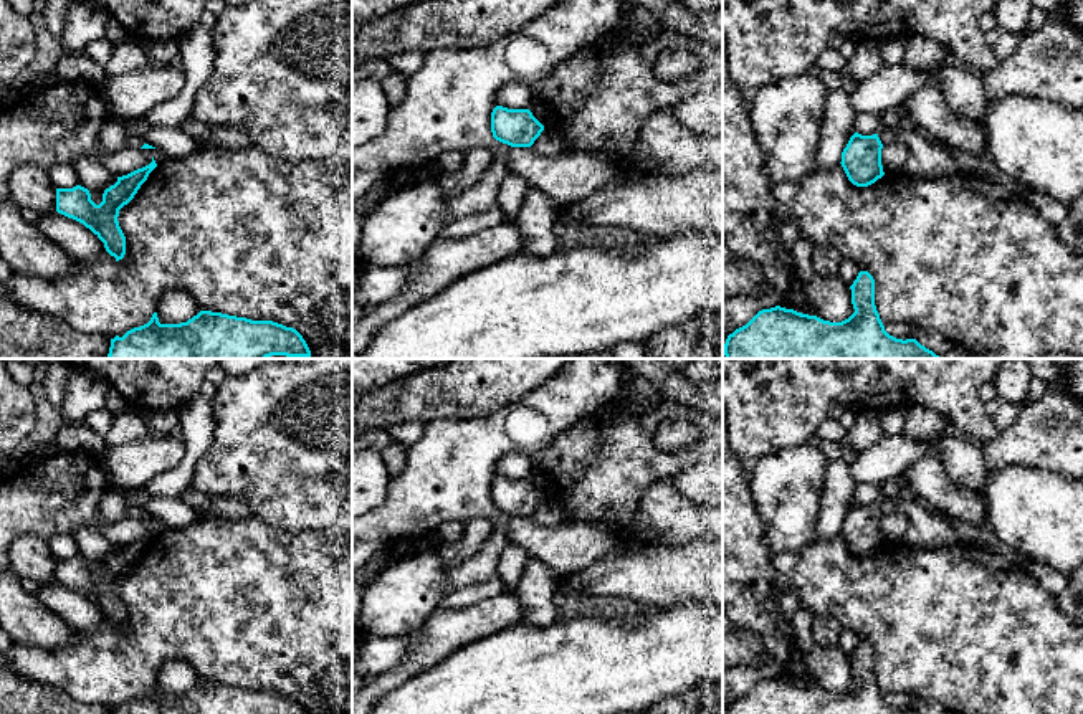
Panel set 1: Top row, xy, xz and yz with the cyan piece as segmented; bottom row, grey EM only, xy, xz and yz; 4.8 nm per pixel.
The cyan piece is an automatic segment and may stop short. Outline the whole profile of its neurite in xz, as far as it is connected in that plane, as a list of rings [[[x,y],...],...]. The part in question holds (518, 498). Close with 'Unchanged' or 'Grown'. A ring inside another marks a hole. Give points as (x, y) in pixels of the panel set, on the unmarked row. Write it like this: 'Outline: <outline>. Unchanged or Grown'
Outline: [[[496,476],[491,483],[493,507],[511,517],[531,517],[544,496],[529,479],[508,479]]]. Unchanged

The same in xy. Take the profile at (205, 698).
Outline: [[[200,681],[180,694],[160,694],[157,683],[141,697],[116,706],[111,714],[306,714],[303,706],[273,691],[251,691]]]. Unchanged

